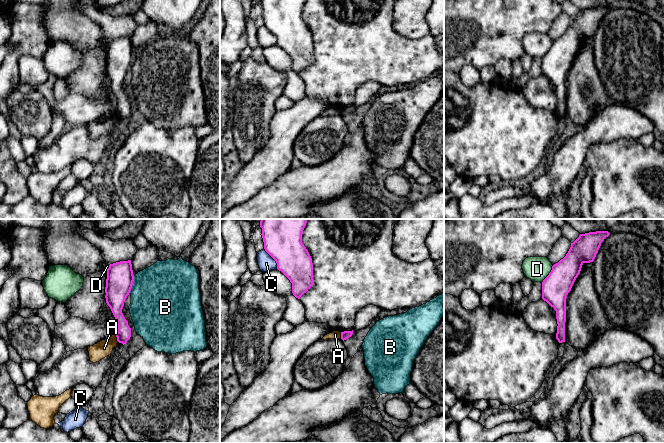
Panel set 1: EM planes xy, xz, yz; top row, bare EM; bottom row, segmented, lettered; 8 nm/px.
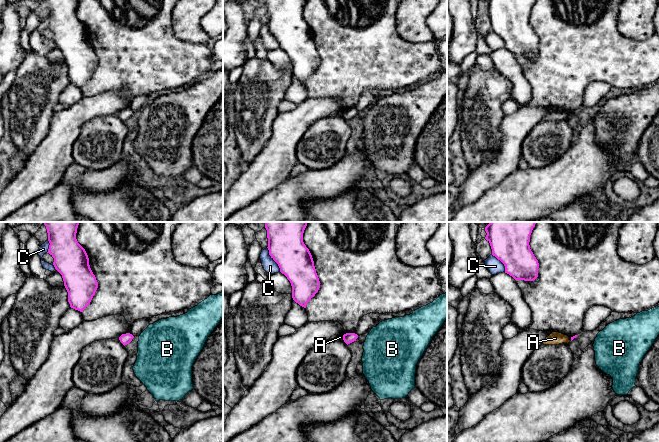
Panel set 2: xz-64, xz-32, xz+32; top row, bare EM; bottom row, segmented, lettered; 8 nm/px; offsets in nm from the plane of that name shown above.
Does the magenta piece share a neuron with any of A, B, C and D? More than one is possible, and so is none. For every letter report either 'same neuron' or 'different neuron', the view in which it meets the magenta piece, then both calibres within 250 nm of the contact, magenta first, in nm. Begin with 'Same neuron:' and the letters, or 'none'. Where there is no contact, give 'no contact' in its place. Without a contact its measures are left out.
Same neuron: none
A: different neuron; meets magenta in xy; 120 nm thick on the magenta side, 140 nm on the other
B: different neuron; meets magenta in xy; 220 nm thick on the magenta side, 500 nm on the other
C: different neuron; meets magenta in xz; 340 nm thick on the magenta side, 130 nm on the other
D: different neuron; meets magenta in yz; 220 nm thick on the magenta side, 190 nm on the other

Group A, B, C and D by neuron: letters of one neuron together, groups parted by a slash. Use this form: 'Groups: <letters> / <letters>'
Groups: A / B / C / D

